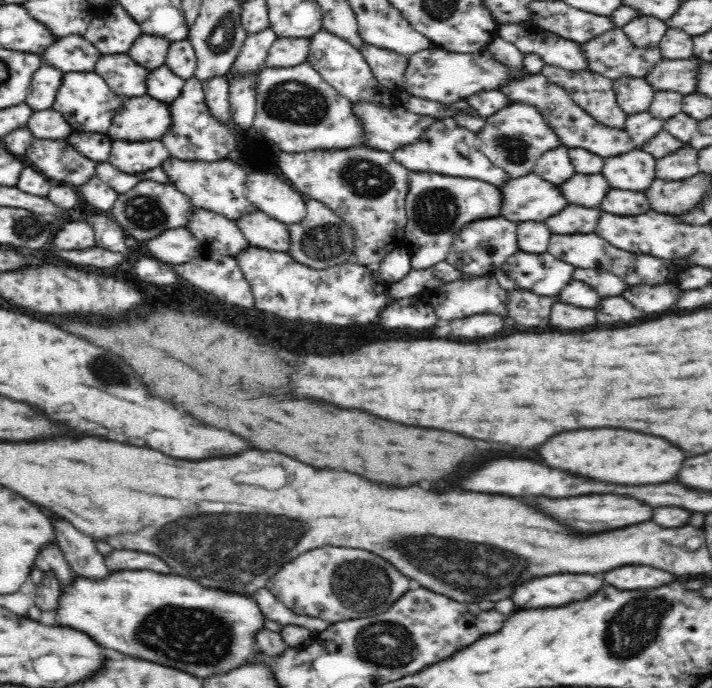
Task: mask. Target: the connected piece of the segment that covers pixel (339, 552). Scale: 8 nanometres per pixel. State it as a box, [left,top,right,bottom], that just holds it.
[267,546,410,624]

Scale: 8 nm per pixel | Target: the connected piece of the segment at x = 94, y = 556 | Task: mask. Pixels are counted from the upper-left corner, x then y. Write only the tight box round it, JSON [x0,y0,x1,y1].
[52,516,108,578]

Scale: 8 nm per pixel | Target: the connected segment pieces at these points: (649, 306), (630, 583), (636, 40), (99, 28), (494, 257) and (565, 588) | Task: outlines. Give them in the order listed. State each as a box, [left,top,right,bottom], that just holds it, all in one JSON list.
[[622,284,680,314],[604,566,674,588],[621,15,667,48],[84,4,141,55],[445,217,519,277],[509,574,606,608]]

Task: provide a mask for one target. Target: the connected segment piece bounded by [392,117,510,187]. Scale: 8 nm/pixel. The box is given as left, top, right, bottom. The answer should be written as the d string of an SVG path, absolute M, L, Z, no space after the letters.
M453 117L437 119L435 123L424 132L422 140L416 144L402 146L392 152L392 156L399 164L408 167L411 171L428 171L442 173L448 176L468 177L482 179L482 181L502 186L508 182L508 173L490 161L482 151L478 150L478 135L475 132L458 125Z

